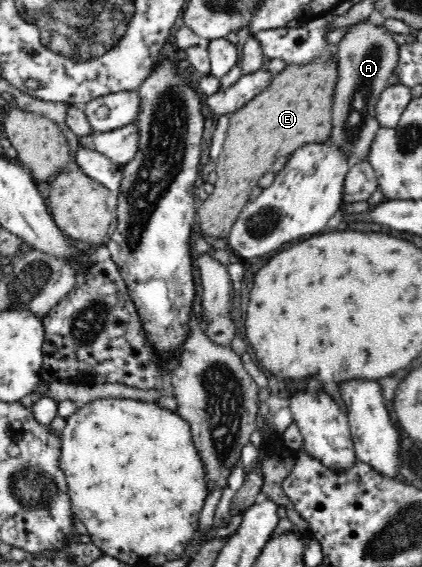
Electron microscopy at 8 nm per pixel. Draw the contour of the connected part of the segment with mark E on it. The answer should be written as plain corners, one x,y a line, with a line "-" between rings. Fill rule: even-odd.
336,54
318,57
310,63
287,64
282,71
274,74
272,81
269,81
266,89
262,89
260,95
256,95
250,103
246,103
230,117
230,125
227,126
225,142
215,169
218,176
214,191
206,200
198,203
197,230
202,235
215,239
229,237
232,224
238,219
242,207
248,202
250,191
256,187
262,175
271,172
272,163
280,155
290,155
294,149
306,143
322,143
330,140
334,107
332,99
334,99
333,93
338,77
337,67

